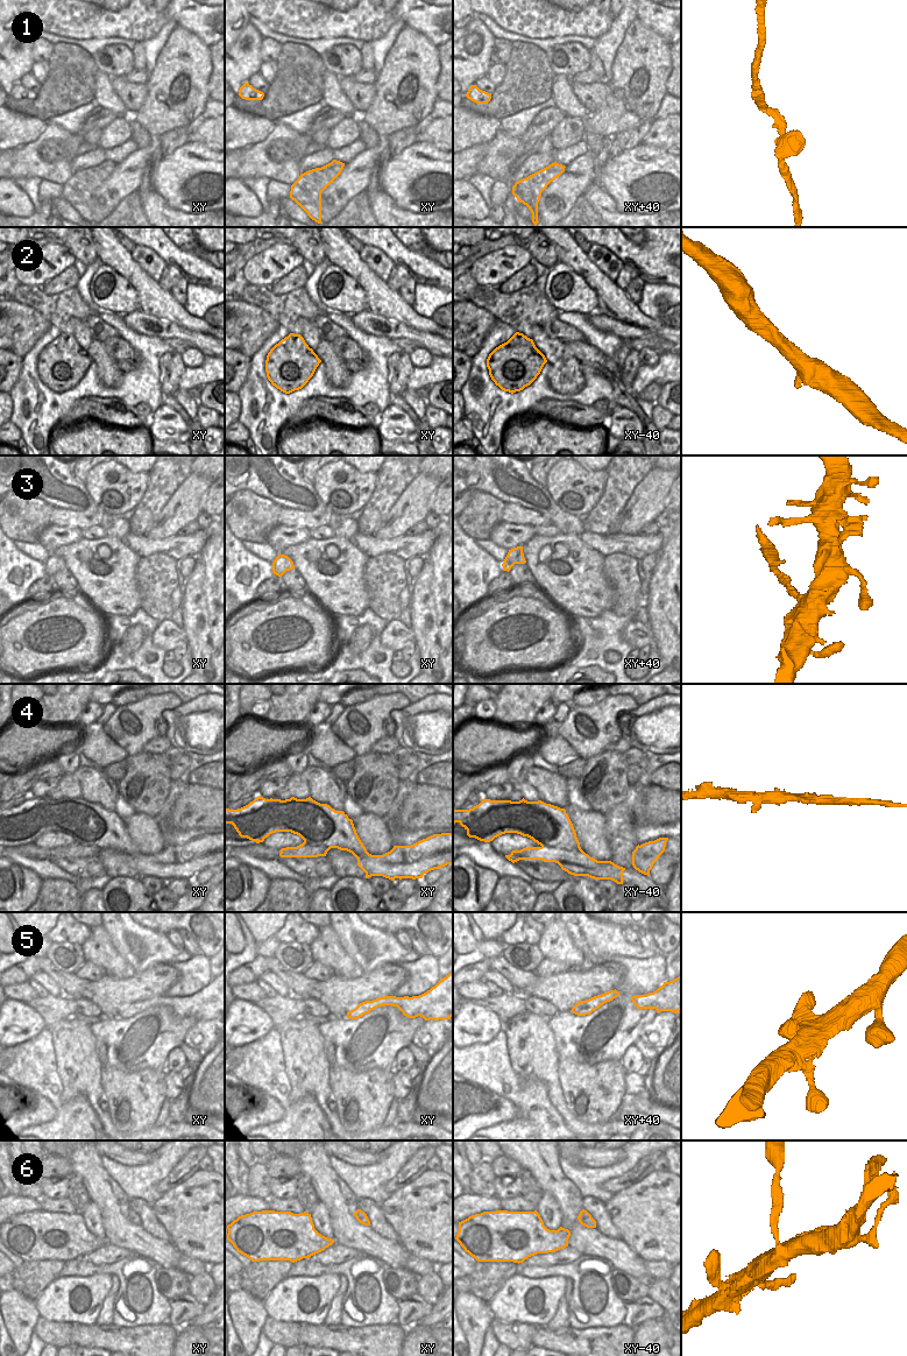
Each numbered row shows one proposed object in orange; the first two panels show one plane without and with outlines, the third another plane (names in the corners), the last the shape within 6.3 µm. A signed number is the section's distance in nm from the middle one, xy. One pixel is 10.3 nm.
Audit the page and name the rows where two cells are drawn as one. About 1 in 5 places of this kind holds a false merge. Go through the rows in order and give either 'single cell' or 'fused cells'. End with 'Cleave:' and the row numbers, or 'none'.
1: fused cells
2: single cell
3: single cell
4: single cell
5: single cell
6: single cell
Cleave: 1

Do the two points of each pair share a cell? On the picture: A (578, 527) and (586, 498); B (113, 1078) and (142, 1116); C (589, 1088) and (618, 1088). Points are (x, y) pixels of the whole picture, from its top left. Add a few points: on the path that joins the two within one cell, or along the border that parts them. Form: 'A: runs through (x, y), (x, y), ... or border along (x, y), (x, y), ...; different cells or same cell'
A: border along (555, 502), (566, 511), (579, 517); different cells
B: runs through (120, 1087), (134, 1101), (135, 1107); same cell
C: runs through (596, 1087), (602, 1083), (611, 1088); same cell

